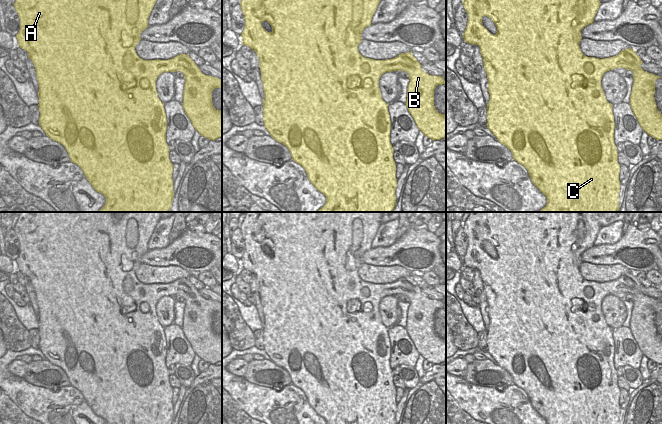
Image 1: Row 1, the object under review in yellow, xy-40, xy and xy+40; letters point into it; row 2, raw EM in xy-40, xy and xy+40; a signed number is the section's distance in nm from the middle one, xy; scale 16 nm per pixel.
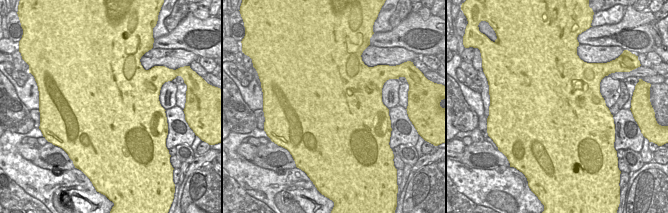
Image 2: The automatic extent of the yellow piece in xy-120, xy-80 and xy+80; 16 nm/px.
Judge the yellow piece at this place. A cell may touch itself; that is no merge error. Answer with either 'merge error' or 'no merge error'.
no merge error

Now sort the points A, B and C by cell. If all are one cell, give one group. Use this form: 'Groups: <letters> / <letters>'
Groups: A B C

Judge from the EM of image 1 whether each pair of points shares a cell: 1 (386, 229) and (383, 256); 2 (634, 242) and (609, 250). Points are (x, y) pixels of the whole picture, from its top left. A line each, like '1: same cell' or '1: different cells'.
1: different cells
2: same cell

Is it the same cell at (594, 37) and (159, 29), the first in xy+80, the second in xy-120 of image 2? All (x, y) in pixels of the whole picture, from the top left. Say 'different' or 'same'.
different

